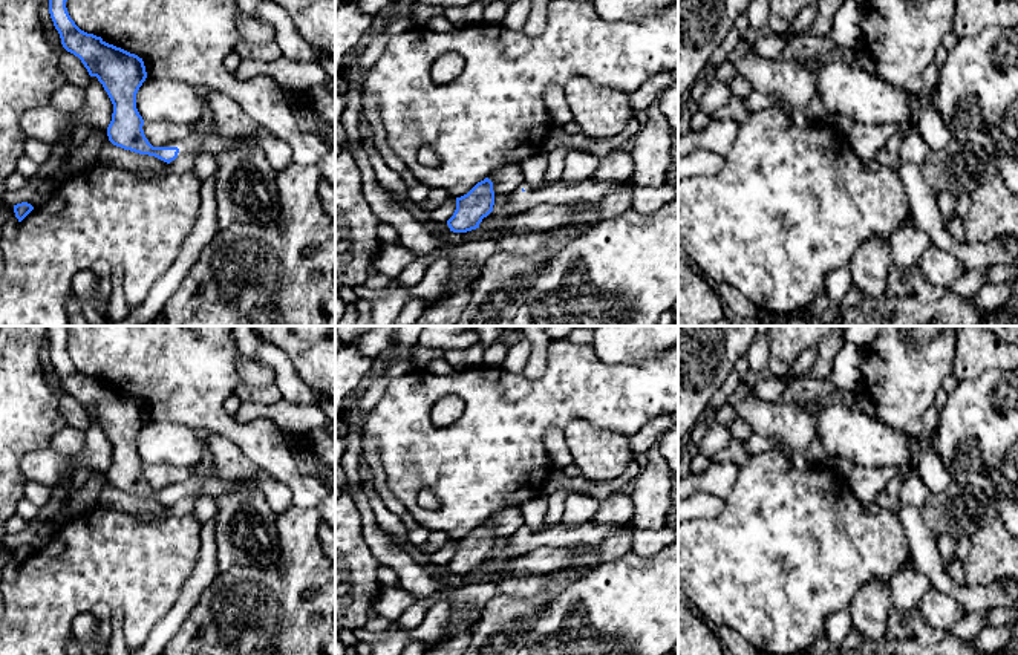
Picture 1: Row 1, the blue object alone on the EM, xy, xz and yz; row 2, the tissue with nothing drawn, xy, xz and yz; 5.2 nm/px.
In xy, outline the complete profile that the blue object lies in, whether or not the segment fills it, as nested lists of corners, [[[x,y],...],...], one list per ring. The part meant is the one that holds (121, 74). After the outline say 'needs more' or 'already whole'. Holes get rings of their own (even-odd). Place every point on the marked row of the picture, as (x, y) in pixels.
[[[49,0],[49,14],[63,47],[81,60],[90,77],[98,78],[113,104],[107,127],[113,145],[155,156],[167,164],[187,153],[217,155],[231,147],[259,145],[256,136],[225,139],[217,135],[193,133],[164,147],[153,147],[144,135],[144,119],[136,109],[136,93],[147,78],[142,58],[81,31],[70,18],[66,2]]] | needs more

